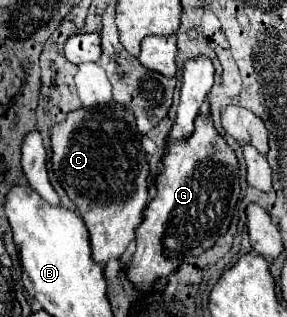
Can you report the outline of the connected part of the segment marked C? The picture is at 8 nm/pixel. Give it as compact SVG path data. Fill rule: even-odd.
M101 105L101 107L79 107L75 111L71 111L67 115L65 121L57 123L51 127L51 165L53 165L53 171L55 171L55 177L59 179L61 187L65 189L65 193L69 195L69 199L73 201L73 205L77 207L81 219L85 221L85 227L89 231L89 241L91 241L91 251L93 251L93 261L97 265L105 265L109 259L119 259L123 255L123 251L127 249L127 245L135 239L135 231L137 227L141 225L141 219L143 219L143 209L147 205L147 177L149 177L149 165L147 165L147 155L141 147L141 133L137 131L137 125L135 125L135 115L133 111L127 107L127 105Z

